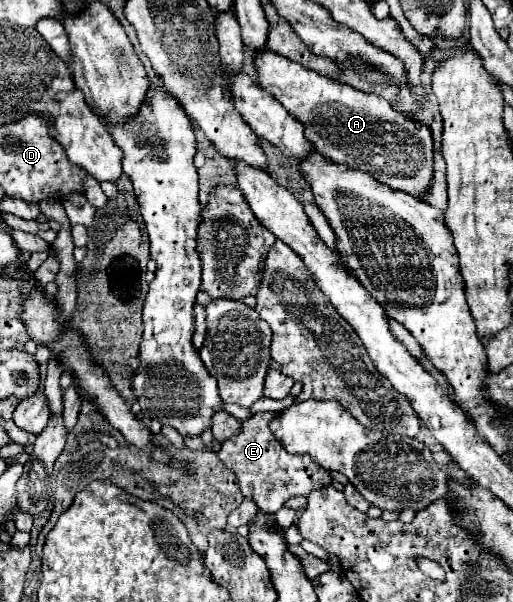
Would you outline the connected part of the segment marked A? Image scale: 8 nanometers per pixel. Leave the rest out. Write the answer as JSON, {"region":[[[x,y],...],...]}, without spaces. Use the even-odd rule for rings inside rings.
{"region":[[[270,50],[260,52],[256,70],[262,88],[306,126],[304,134],[308,134],[308,140],[312,140],[314,148],[324,158],[334,164],[368,172],[392,190],[412,194],[414,198],[422,200],[428,194],[434,178],[434,138],[426,124],[400,114],[382,96],[320,76]]]}

